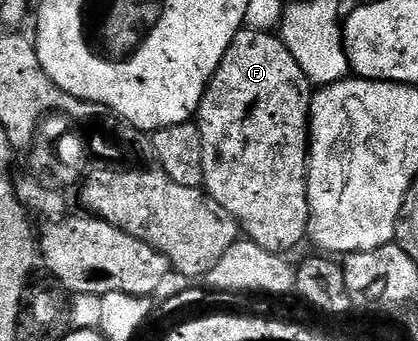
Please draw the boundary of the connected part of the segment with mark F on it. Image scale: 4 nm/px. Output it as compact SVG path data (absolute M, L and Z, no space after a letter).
M250 27L241 28L239 34L230 42L218 70L210 78L204 91L200 108L194 117L202 134L202 166L204 167L203 187L209 196L222 206L222 210L230 210L230 214L240 223L241 233L252 240L262 250L277 254L288 254L291 248L305 243L308 234L308 141L310 139L310 82L290 50L286 50L283 40L272 32L259 32Z

